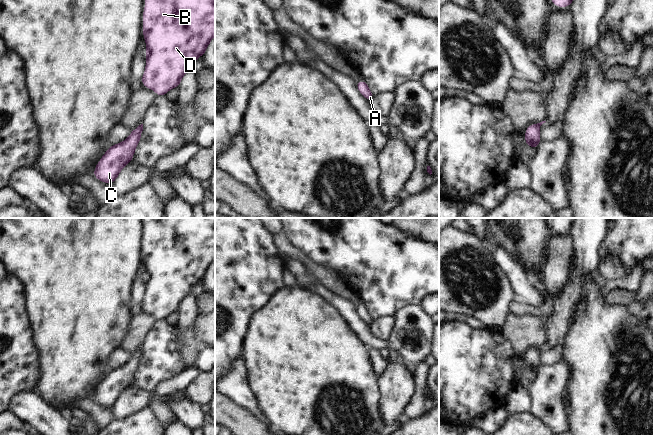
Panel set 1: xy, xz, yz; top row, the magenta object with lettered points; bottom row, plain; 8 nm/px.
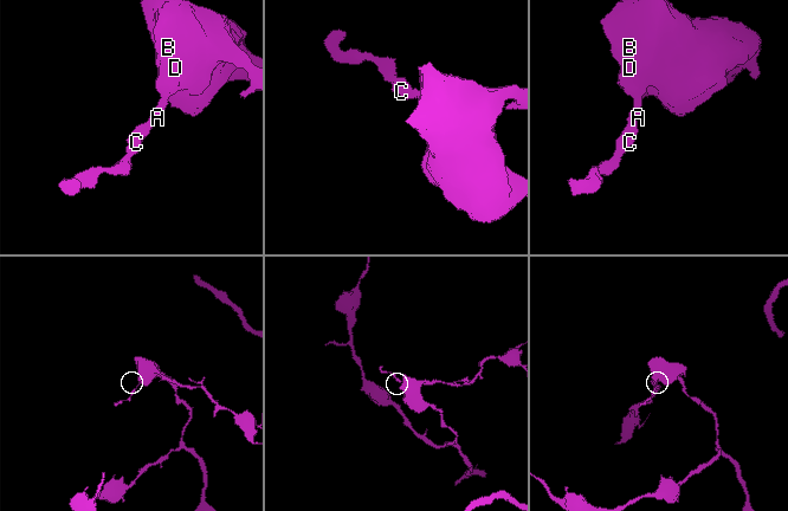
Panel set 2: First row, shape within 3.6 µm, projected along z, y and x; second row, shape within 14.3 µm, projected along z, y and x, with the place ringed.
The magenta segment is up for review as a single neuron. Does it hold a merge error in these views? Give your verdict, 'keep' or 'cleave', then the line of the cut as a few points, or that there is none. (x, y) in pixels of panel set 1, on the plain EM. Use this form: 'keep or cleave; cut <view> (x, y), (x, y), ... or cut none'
keep; cut none

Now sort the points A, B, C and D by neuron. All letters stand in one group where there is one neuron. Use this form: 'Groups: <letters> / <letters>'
Groups: A B C D.

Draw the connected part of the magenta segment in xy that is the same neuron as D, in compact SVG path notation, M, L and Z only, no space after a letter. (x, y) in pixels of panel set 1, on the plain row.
M144 218L144 221L143 259L147 285L141 305L144 311L162 320L180 309L182 301L193 292L196 283L205 278L215 260L215 218Z

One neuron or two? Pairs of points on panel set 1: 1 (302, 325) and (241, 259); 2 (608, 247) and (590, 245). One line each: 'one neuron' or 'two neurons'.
1: two neurons
2: two neurons

